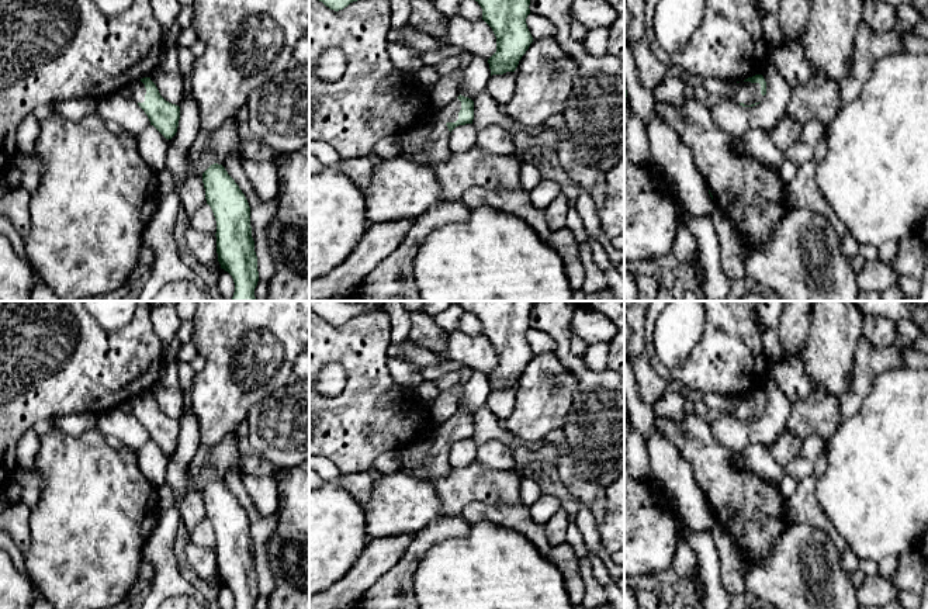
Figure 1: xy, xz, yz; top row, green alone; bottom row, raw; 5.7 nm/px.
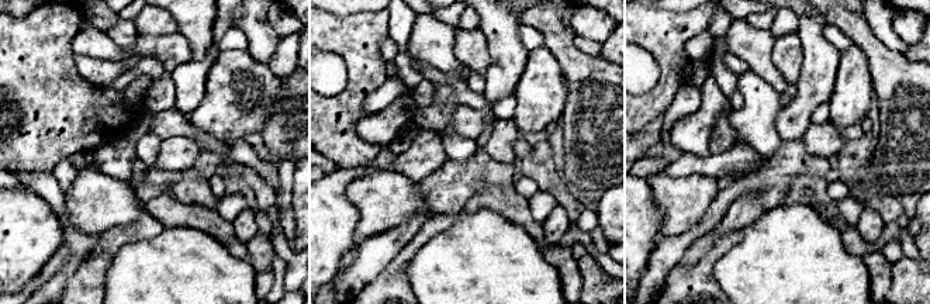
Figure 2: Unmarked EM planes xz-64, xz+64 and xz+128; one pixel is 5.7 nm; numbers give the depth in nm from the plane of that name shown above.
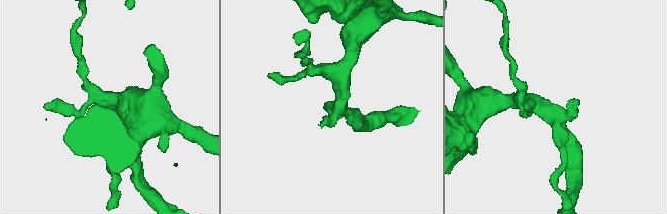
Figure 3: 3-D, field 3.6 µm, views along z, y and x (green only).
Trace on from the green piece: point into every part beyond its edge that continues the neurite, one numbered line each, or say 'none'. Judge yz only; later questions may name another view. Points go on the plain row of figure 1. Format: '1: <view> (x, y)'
1: yz (748, 408)

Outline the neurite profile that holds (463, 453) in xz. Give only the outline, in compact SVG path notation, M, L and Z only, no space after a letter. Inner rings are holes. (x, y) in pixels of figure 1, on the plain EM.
M472 439L456 442L449 453L449 463L451 468L465 468L471 466L477 459L478 446Z

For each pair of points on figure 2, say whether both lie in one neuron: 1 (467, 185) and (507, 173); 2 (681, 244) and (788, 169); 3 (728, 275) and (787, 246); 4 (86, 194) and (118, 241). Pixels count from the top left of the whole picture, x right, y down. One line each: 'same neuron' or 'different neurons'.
1: same neuron
2: same neuron
3: same neuron
4: different neurons

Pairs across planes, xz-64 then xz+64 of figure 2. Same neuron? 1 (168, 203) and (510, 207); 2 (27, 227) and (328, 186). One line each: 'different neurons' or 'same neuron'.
1: same neuron
2: same neuron

